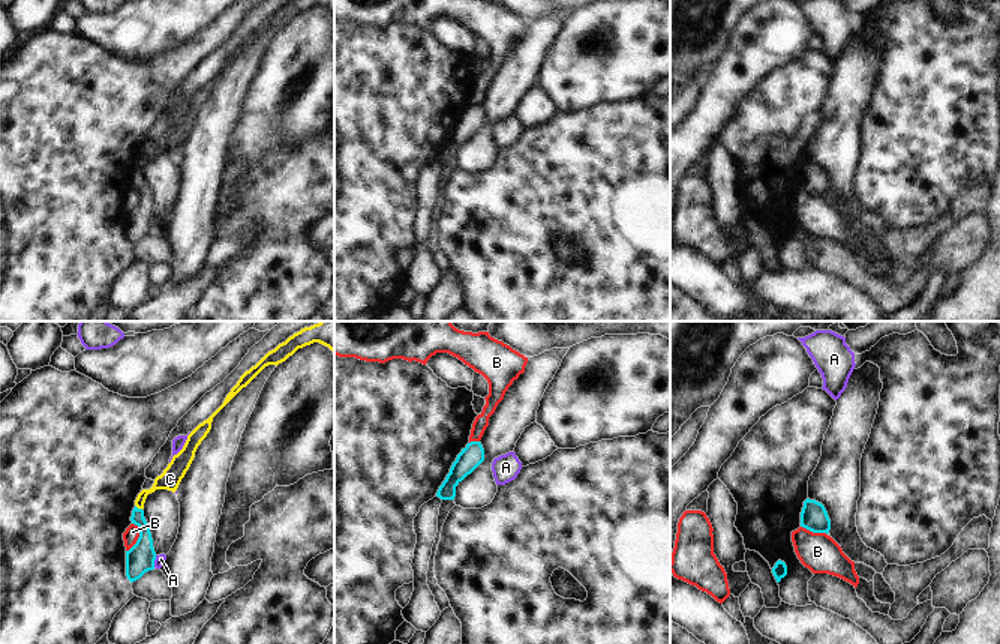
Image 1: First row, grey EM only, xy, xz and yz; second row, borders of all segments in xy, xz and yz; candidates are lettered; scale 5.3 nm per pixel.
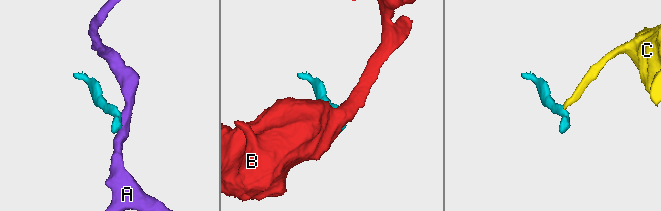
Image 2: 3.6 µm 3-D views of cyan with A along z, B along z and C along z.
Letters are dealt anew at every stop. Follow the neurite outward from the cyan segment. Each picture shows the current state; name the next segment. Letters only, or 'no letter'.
no letter

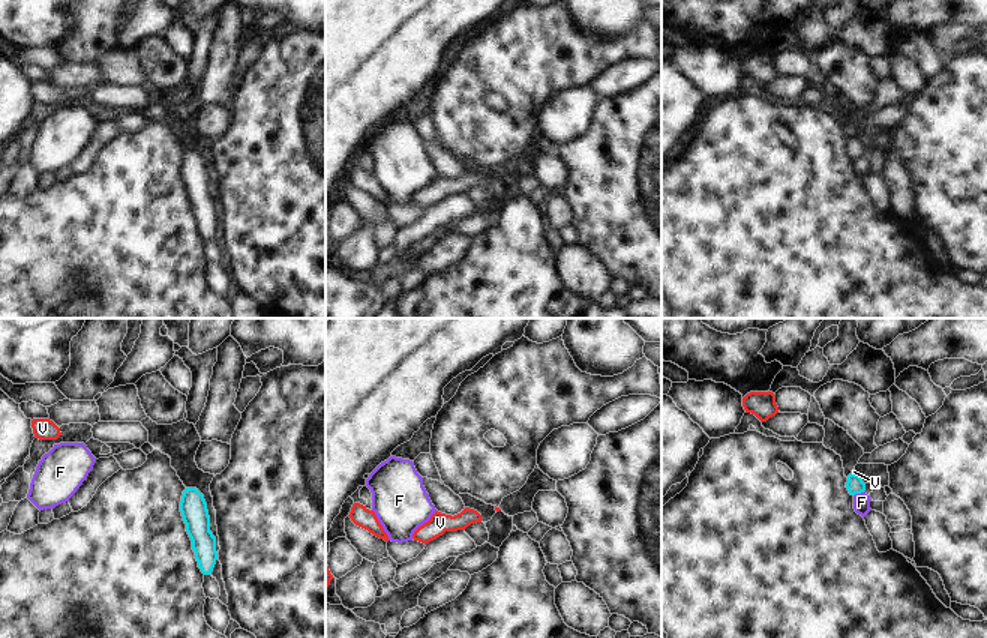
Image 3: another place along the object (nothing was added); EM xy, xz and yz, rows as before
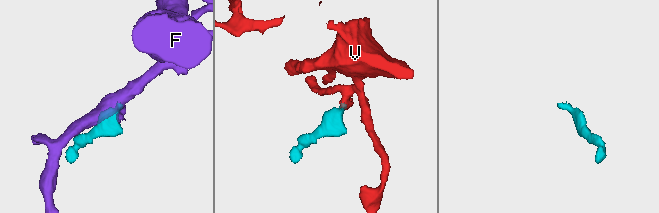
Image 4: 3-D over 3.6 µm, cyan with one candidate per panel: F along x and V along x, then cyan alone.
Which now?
V

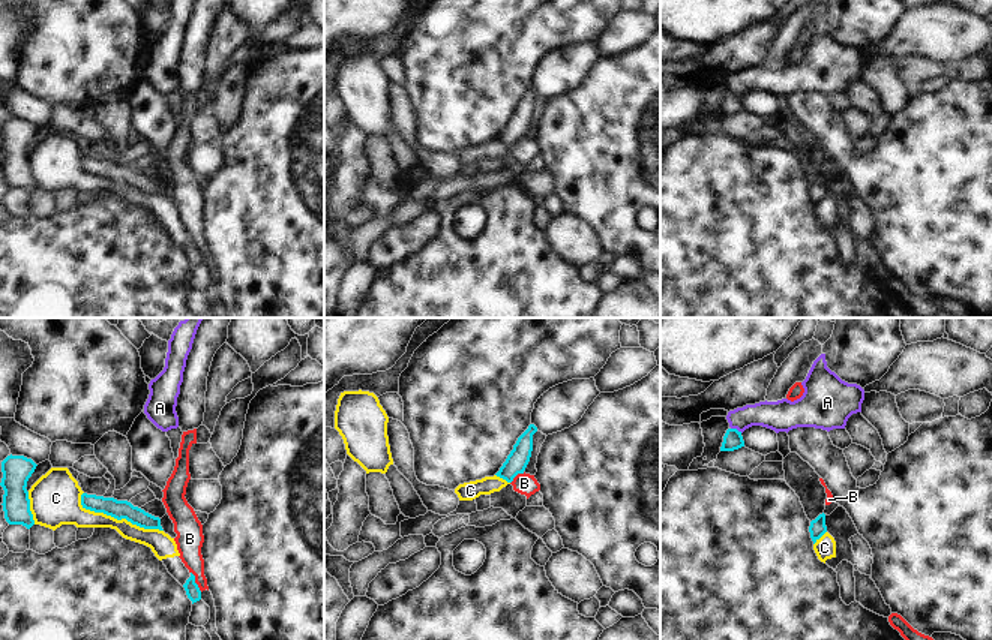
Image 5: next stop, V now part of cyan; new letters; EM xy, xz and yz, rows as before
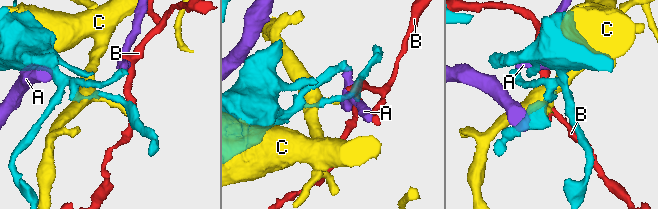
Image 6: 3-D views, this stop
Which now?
no letter

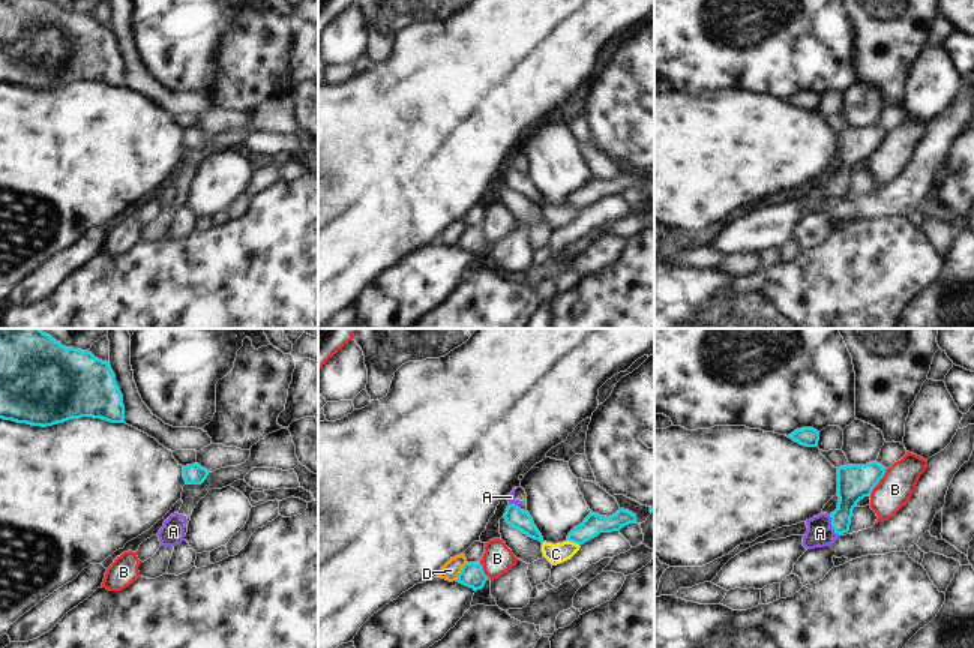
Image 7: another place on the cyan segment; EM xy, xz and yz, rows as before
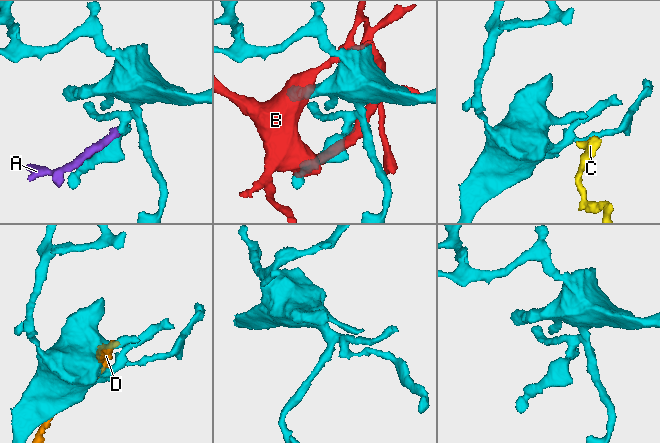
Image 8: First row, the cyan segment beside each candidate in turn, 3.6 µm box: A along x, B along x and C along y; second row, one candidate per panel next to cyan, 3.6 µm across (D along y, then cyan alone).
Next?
A

